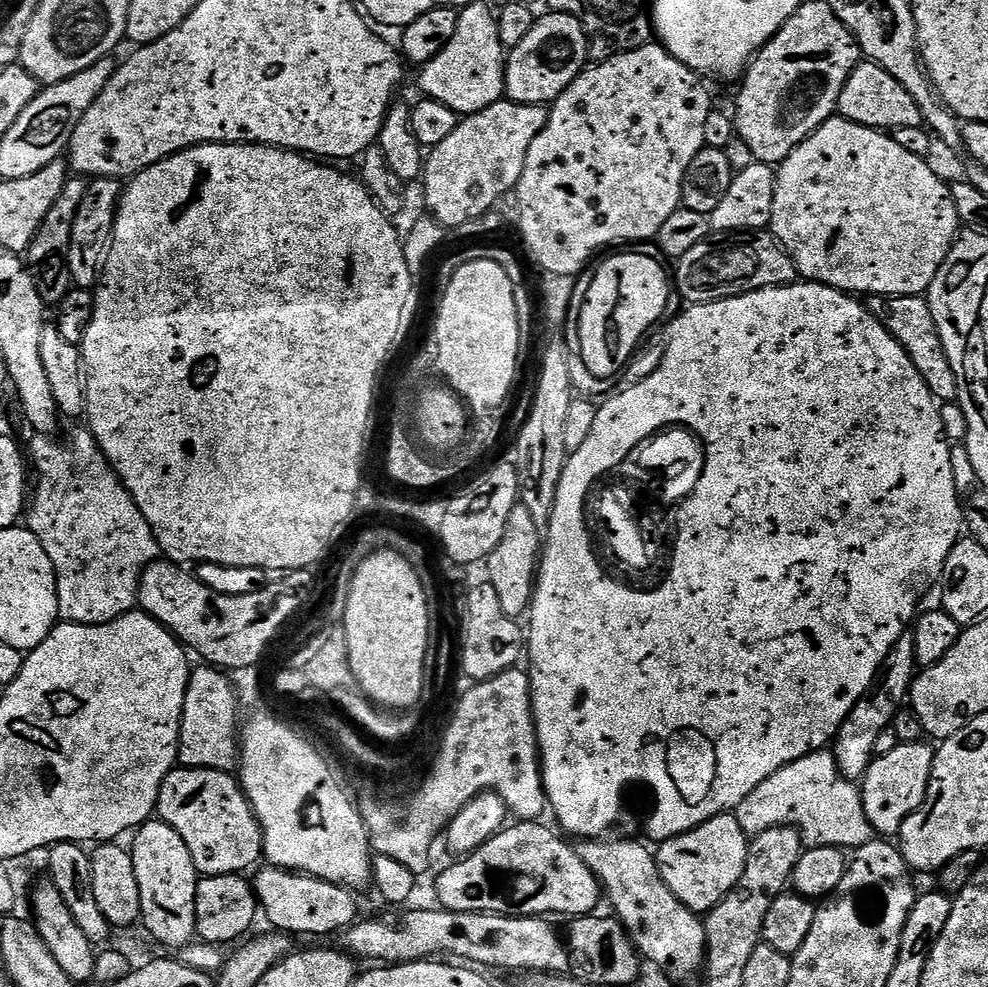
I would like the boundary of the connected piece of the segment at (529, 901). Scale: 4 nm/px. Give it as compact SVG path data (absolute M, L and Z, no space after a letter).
M512 822L478 850L457 859L437 880L441 909L537 918L593 915L600 900L602 904L600 880L582 862L579 851L572 849L569 841L552 828L547 828L544 822Z

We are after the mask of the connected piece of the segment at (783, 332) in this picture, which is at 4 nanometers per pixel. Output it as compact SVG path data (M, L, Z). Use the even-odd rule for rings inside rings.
M797 282L781 288L763 288L757 292L709 304L688 304L685 309L685 312L668 328L668 344L663 345L664 357L658 370L654 370L654 374L650 374L650 378L642 382L627 385L623 389L625 392L610 397L604 405L601 403L597 407L594 427L590 429L586 442L582 442L582 446L578 446L578 450L574 450L567 457L561 481L558 482L557 498L554 500L553 514L549 518L546 539L542 544L540 566L530 605L532 621L526 624L526 660L532 663L532 668L530 667L532 717L536 723L536 737L540 743L540 773L548 795L548 807L551 815L556 815L555 823L569 837L585 836L588 839L585 841L588 842L595 841L592 840L595 836L609 835L607 832L615 826L616 819L620 816L620 807L624 804L624 791L631 784L645 784L652 791L656 805L653 806L652 817L648 820L649 838L647 839L663 842L710 822L710 818L735 813L742 798L746 798L746 794L750 794L754 786L762 786L762 782L766 782L770 774L778 774L782 766L798 762L798 758L806 754L827 749L835 741L838 730L842 722L846 722L850 710L854 710L854 706L863 698L866 690L870 690L870 686L876 681L876 675L880 672L882 662L886 662L894 642L898 642L898 638L902 638L909 631L921 607L920 599L931 590L935 580L937 583L943 577L946 558L950 558L950 550L954 550L966 528L962 496L960 500L960 492L956 489L956 472L952 469L953 445L944 436L940 404L936 395L930 390L930 386L926 386L922 374L918 374L918 366L914 366L910 354L906 354L906 350L894 338L894 334L890 334L890 330L886 330L886 326L878 322L878 318L870 311L863 299L847 292L839 292L837 288L825 284ZM664 420L680 420L685 425L692 424L696 432L702 432L700 472L694 484L690 486L690 490L686 490L678 498L664 498L656 482L642 476L642 470L638 466L642 458L634 456L628 450L632 448L632 444L636 444L636 440L640 440L640 436L648 436L648 432L652 432L656 424L664 424Z

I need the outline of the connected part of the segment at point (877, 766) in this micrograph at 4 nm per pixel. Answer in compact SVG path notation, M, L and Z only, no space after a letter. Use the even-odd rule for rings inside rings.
M919 740L909 744L900 743L894 746L894 750L890 750L890 754L882 754L873 759L871 766L862 777L860 788L866 818L873 833L884 838L899 837L902 822L913 816L926 798L935 757L936 748L931 743Z

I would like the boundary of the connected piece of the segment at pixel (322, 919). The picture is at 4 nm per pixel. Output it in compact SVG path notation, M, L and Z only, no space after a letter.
M264 866L260 870L254 879L256 899L263 919L265 916L273 929L297 937L328 936L331 932L343 933L357 923L356 900L352 897L355 895L341 884L331 884L322 878L298 872L287 872L285 868Z

